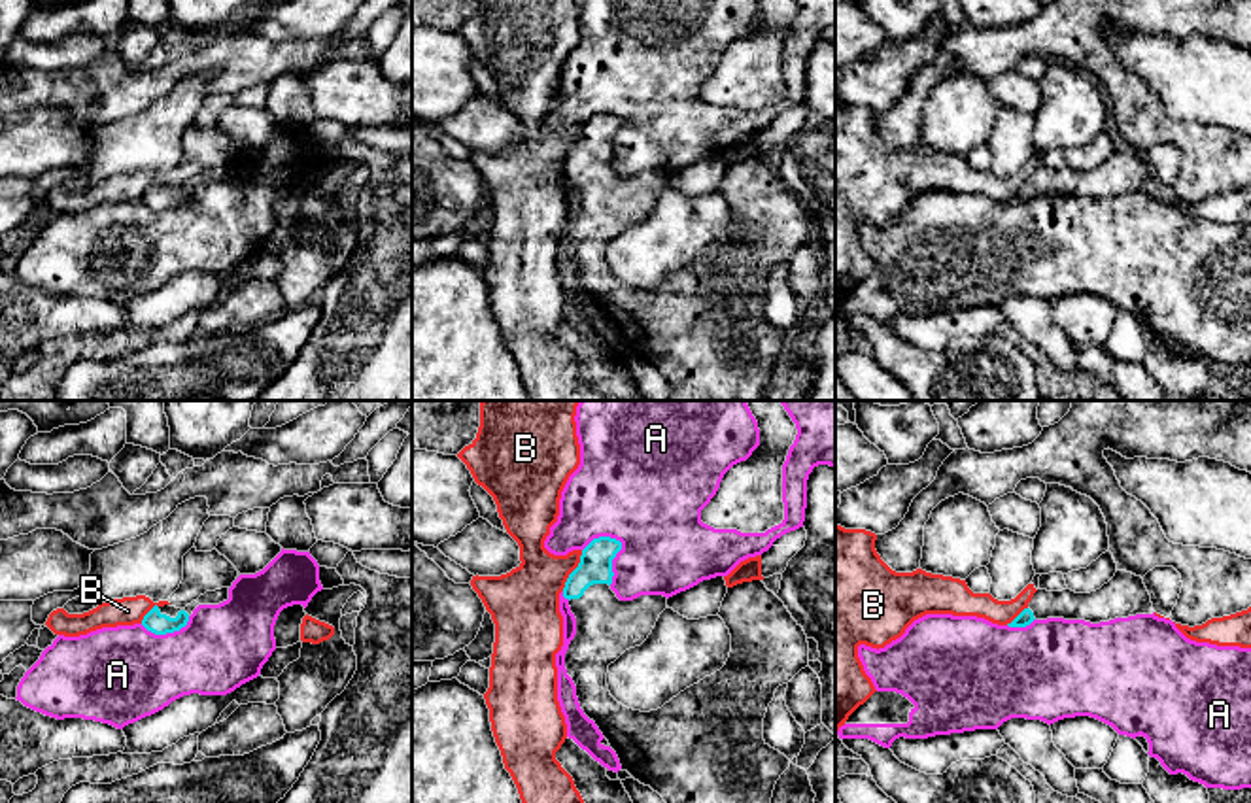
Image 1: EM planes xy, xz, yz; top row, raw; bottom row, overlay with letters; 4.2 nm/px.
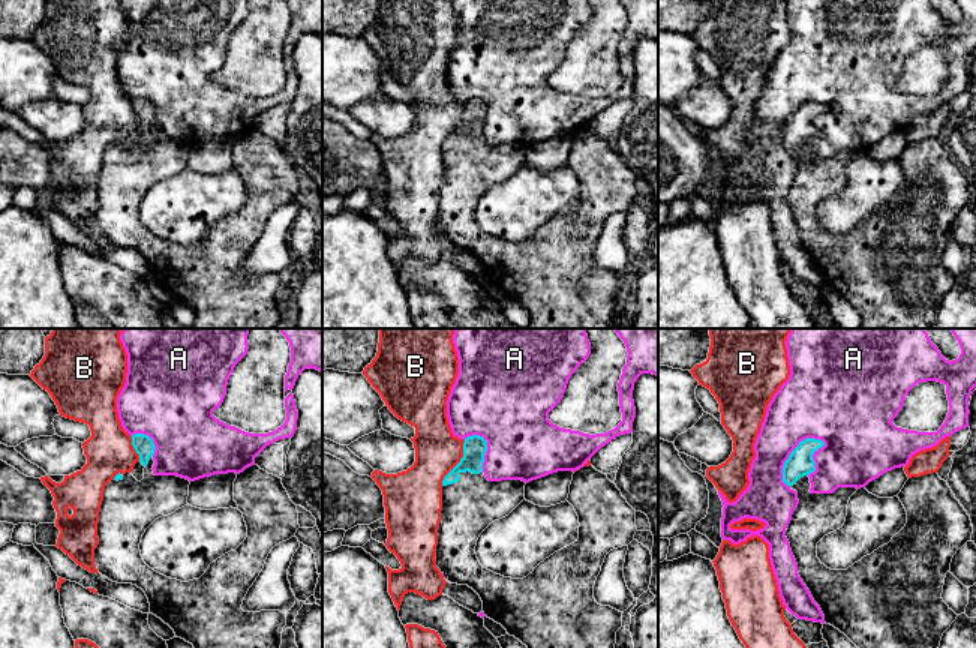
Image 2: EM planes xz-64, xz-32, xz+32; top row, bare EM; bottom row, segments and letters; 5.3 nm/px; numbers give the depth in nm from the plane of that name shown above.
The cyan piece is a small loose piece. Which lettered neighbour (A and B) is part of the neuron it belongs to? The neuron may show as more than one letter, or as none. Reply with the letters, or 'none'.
none

